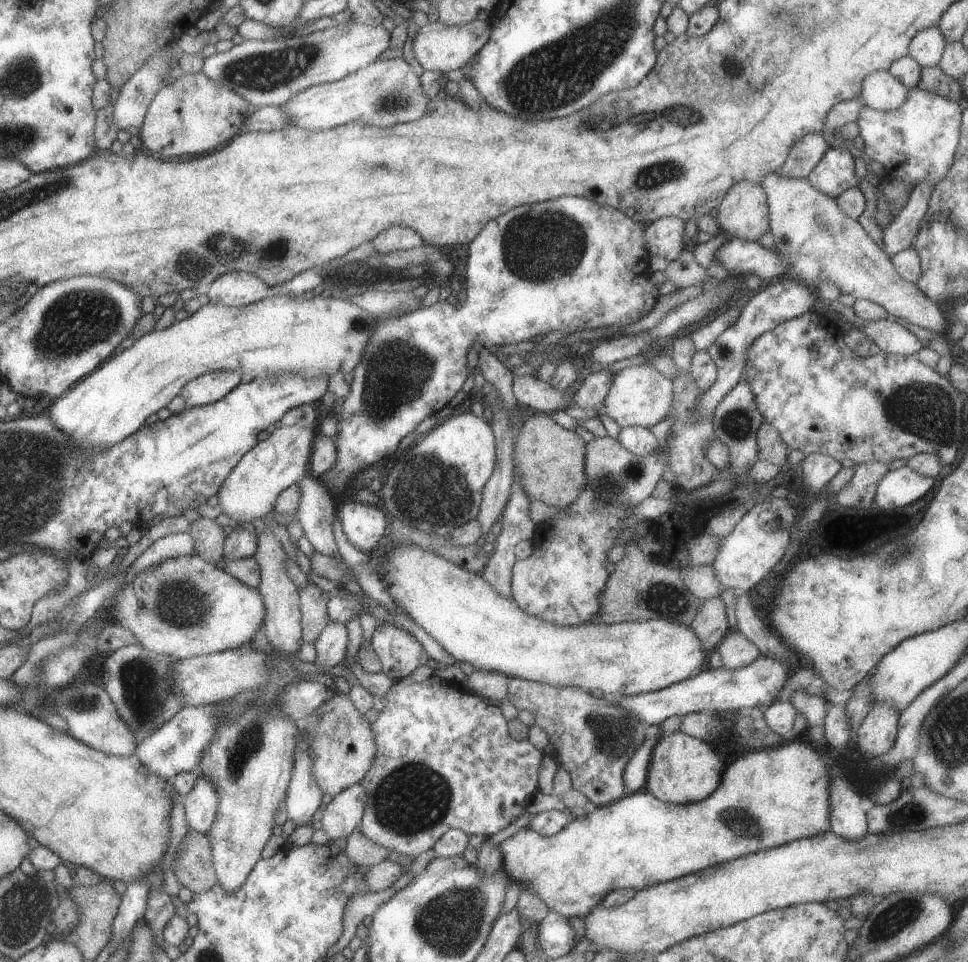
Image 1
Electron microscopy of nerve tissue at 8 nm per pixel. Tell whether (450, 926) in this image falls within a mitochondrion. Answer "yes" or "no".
yes

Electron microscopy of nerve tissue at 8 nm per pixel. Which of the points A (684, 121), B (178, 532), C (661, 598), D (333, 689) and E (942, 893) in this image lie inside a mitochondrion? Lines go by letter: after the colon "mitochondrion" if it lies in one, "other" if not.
A: mitochondrion
B: other
C: mitochondrion
D: other
E: other

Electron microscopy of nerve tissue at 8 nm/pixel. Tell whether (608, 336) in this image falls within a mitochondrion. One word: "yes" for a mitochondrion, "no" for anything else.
no

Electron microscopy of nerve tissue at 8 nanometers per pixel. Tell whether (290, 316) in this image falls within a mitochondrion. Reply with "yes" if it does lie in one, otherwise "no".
no

